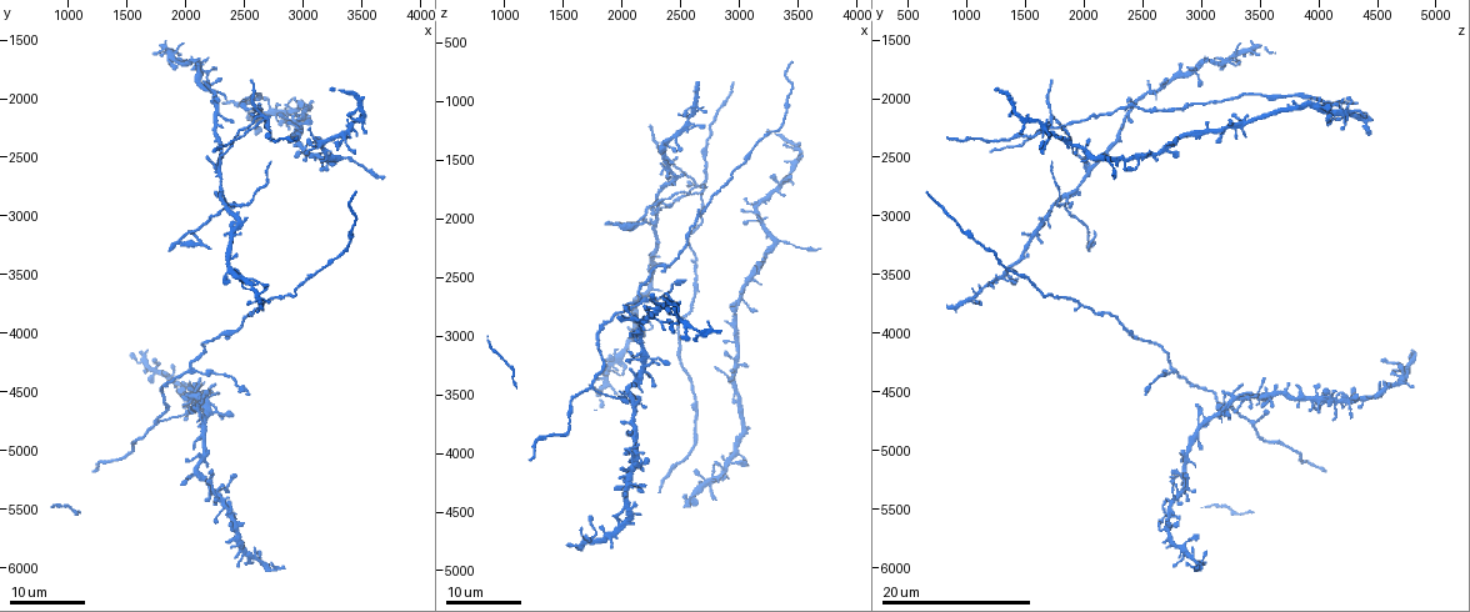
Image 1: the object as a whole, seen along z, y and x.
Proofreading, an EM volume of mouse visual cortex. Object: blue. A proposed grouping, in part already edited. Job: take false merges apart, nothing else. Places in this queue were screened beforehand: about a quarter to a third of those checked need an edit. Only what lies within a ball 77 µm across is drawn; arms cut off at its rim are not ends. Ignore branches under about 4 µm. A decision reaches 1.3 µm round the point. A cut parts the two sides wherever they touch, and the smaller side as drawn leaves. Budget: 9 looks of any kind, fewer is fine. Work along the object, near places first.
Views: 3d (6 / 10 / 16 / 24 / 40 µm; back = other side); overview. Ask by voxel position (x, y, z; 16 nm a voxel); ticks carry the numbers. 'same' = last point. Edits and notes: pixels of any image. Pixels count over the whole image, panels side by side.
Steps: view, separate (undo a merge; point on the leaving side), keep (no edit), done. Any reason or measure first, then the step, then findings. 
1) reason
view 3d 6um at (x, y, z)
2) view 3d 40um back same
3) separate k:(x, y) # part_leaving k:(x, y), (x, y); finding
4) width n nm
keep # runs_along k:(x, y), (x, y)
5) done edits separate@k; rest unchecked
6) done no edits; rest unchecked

arms part here
view 3d 16um at (1720, 4800, 3440)

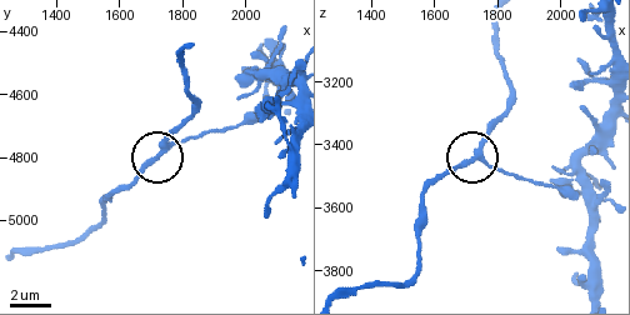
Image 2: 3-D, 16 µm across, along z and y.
view 3d 10um at (1740, 4780, 3450)

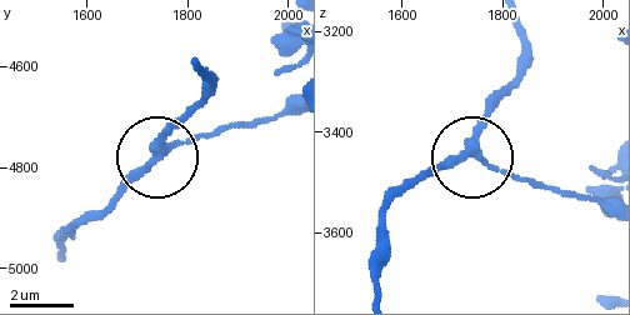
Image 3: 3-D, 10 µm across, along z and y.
width 260 nm
keep # runs_along 3:(196, 60), (204, 69), (201, 93), (156, 158), (94, 219); all the same cell

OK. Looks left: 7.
three arms meet
view 3d 24um at (2080, 4340, 2760)

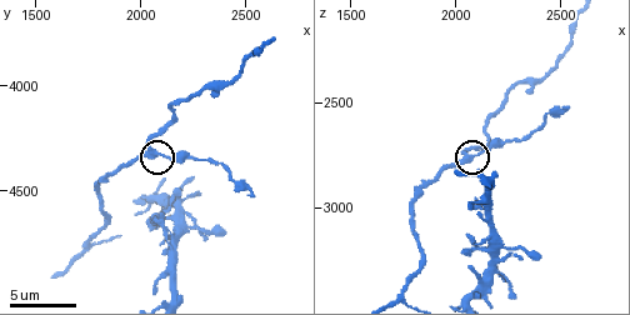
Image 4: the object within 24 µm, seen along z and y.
view 3d 6um at (2070, 4310, 2760)

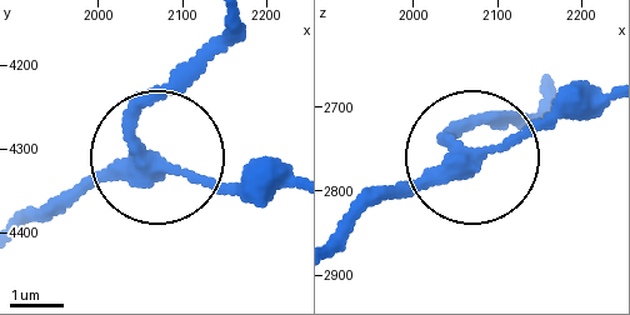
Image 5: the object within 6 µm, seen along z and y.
keep # runs_along 5:(223, 28), (138, 135), (174, 166), (264, 189); continuous, no second cell

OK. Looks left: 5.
three arms meet
view 3d 24um at (2040, 4520, 3440)

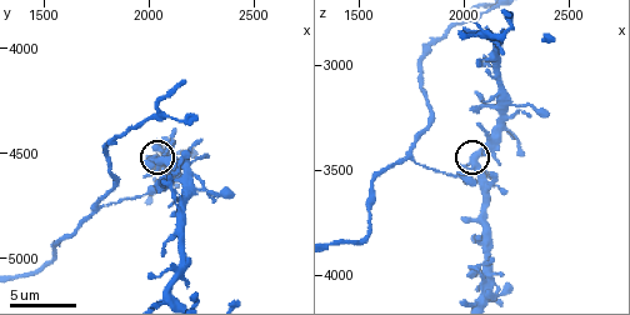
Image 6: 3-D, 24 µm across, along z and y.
closer look
view 3d 10um at (2060, 4530, 3460)

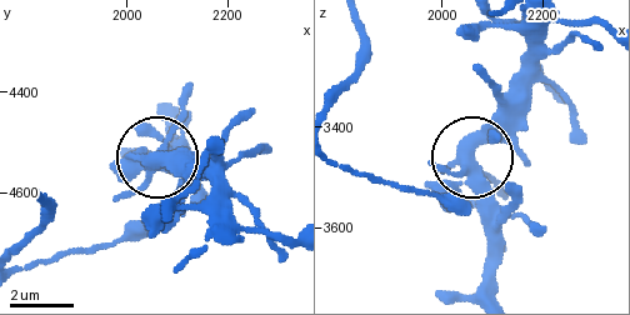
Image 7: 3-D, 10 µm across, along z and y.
arms 3
keep # runs_along 7:(341, 164), (441, 196), (469, 161), (488, 266); one cell here

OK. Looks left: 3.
four arms meet
view 3d 24um at (2400, 2900, 1800)

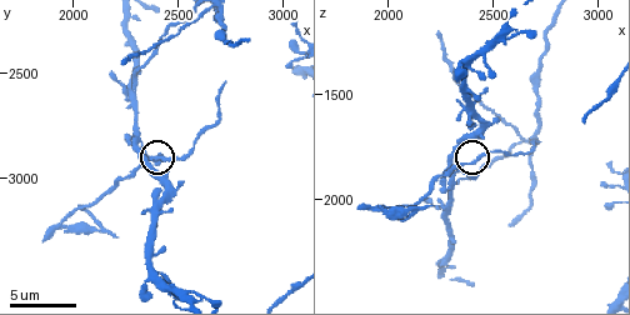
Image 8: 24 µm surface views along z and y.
view 3d 10um at (2370, 2910, 1820)

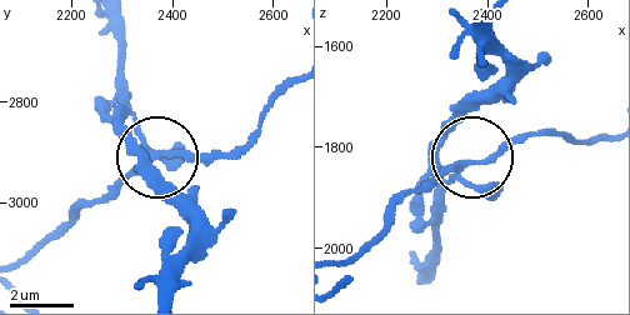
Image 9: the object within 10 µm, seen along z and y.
separate 9:(188, 154) # part_leaving 9:(460, 168), (420, 184), (363, 249), (339, 263); two cells meet here

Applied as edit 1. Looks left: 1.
done edits separate@9; rest unchecked

